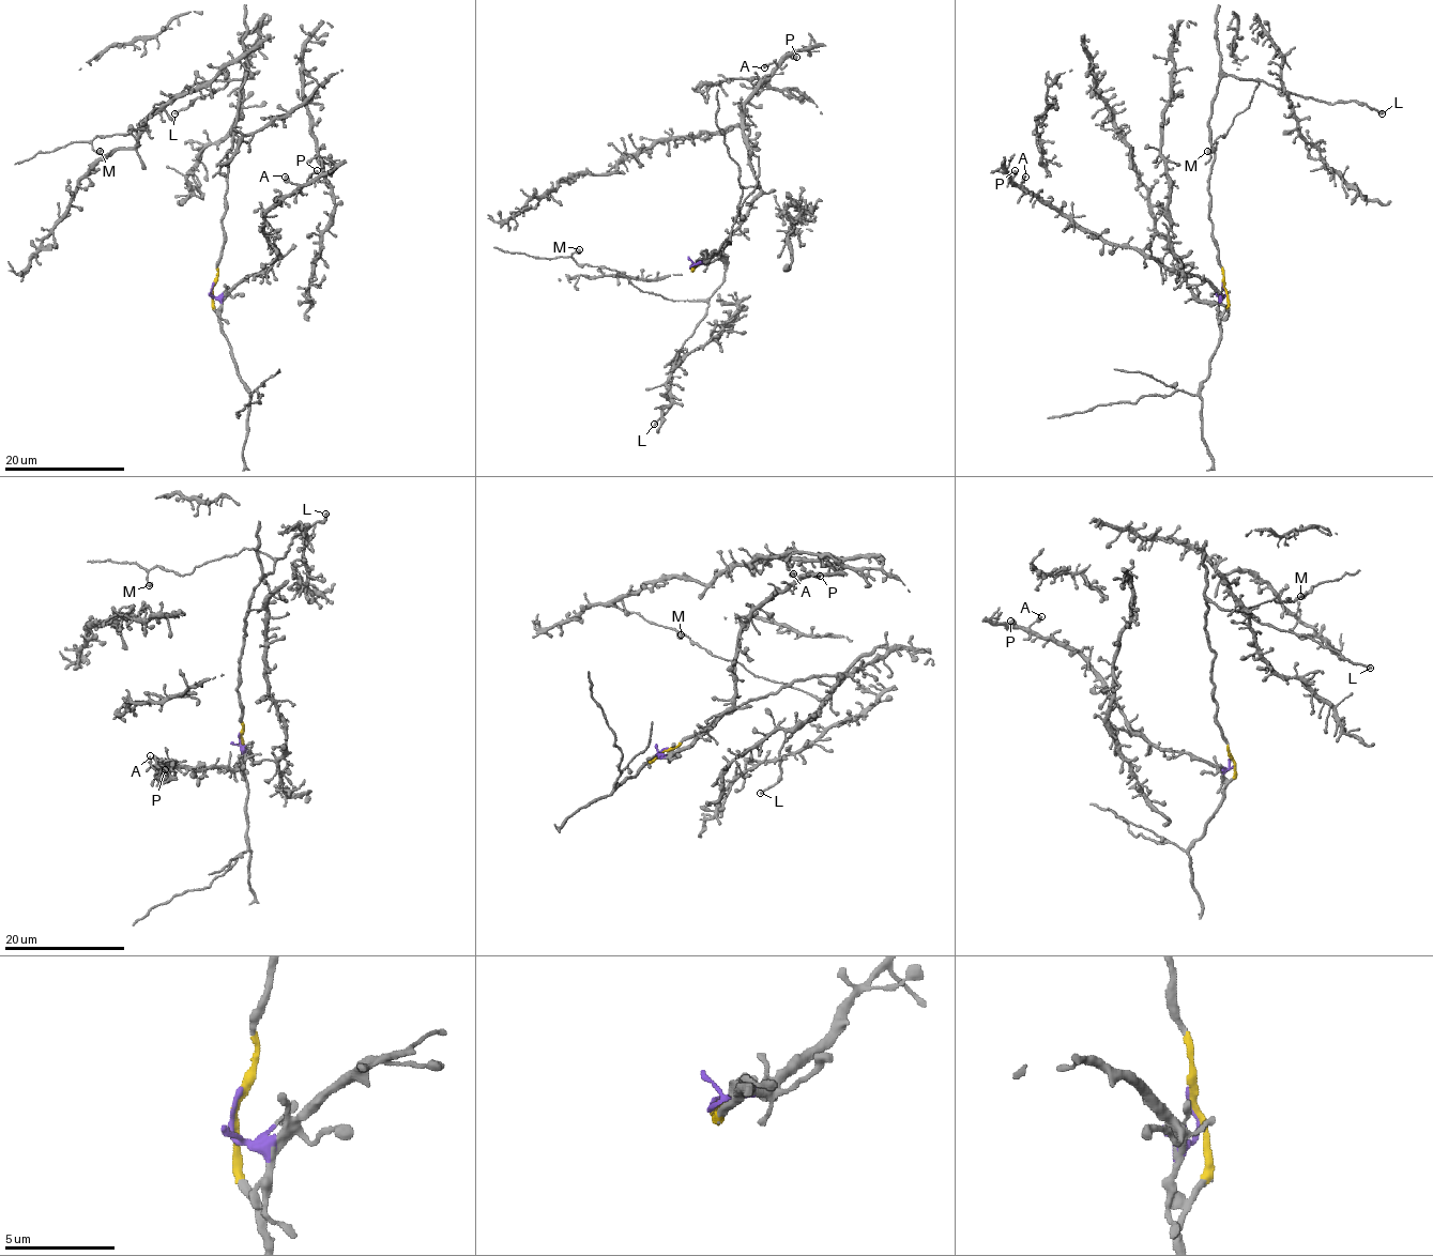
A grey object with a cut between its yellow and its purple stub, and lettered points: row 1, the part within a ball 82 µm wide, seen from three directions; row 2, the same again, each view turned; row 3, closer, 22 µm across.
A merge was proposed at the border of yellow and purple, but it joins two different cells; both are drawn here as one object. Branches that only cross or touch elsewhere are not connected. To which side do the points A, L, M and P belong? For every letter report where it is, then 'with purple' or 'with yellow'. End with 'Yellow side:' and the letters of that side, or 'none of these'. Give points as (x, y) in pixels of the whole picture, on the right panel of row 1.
A: (1025, 177) | with purple
L: (1382, 113) | with yellow
M: (1207, 151) | with yellow
P: (1015, 170) | with purple
Yellow side: L, M

